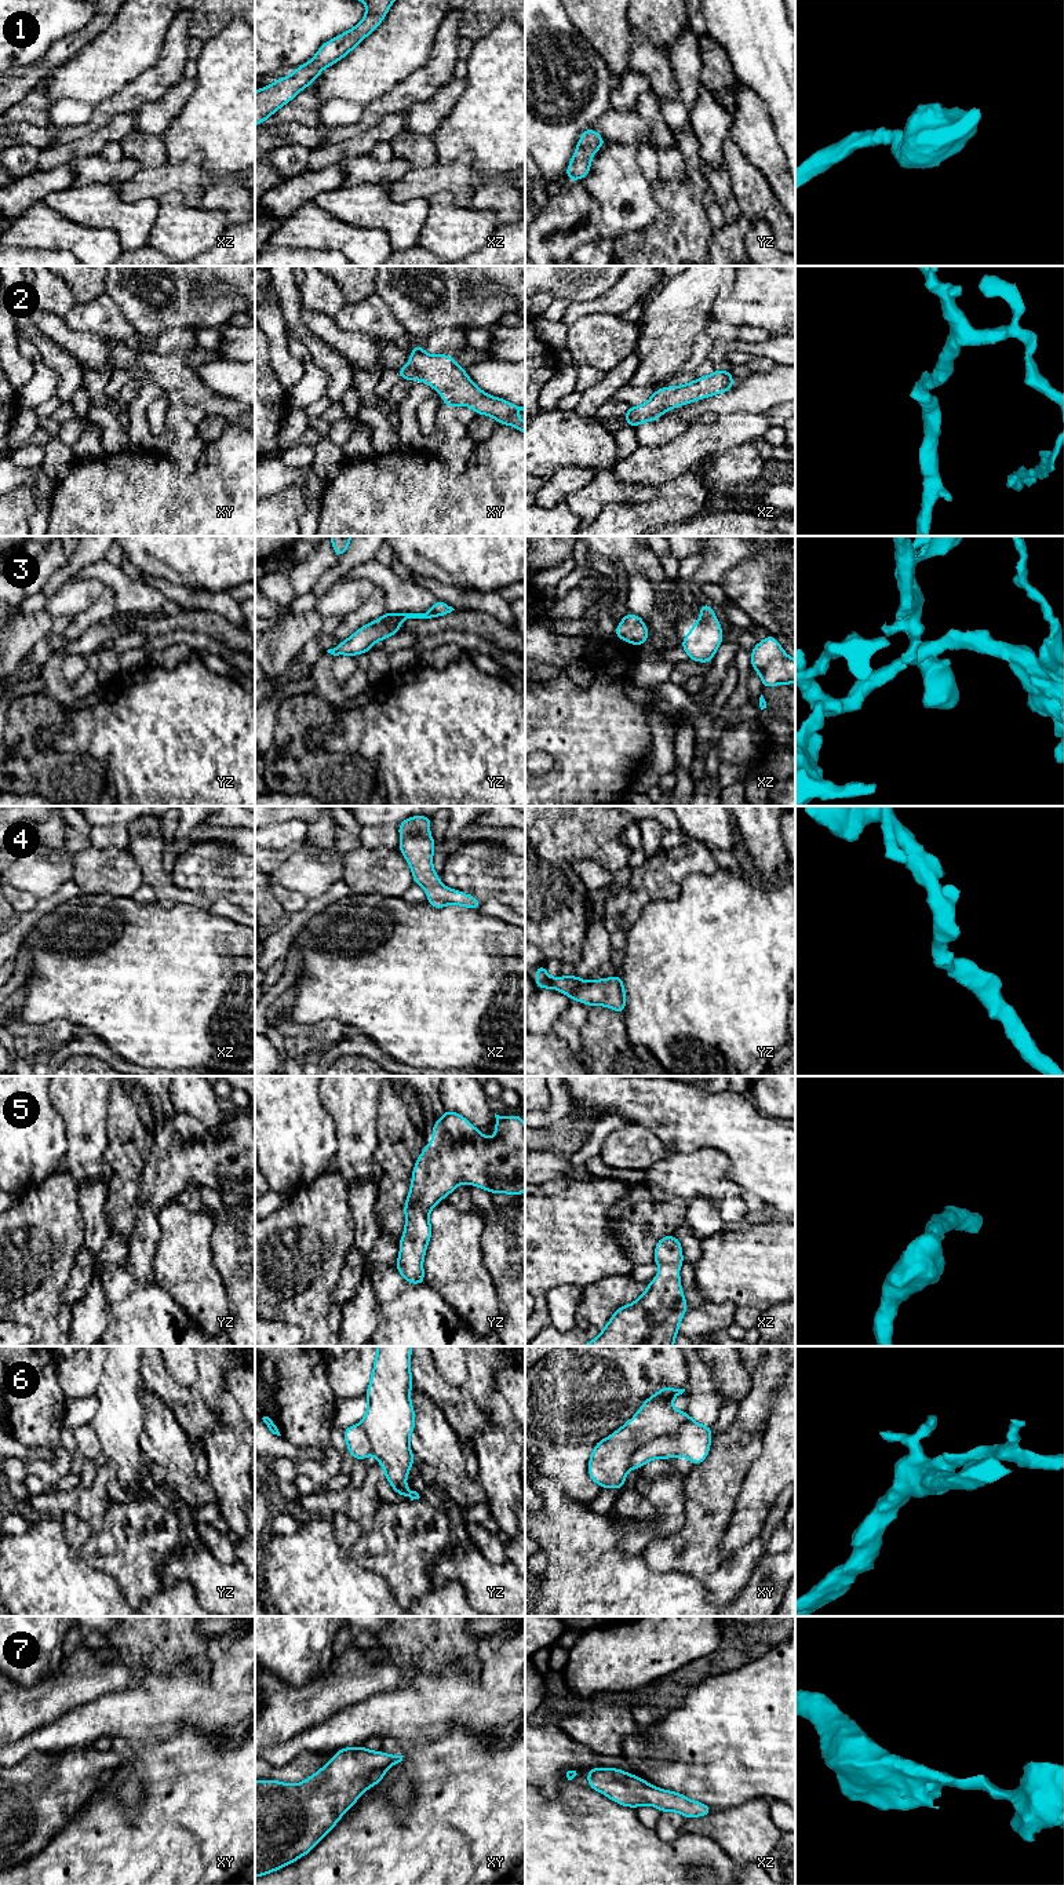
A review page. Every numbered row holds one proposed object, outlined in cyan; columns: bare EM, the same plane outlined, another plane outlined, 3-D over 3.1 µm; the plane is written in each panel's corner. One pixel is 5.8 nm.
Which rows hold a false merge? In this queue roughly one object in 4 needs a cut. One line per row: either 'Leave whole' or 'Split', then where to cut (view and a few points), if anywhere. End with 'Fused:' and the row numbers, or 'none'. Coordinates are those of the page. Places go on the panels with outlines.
1: Leave whole. No split
2: Leave whole. No split
3: Leave whole. No split
4: Leave whole. No split
5: Leave whole. No split
6: Split. Split along xy (689, 1418), (676, 1433), (645, 1443), (633, 1455), (629, 1466)
7: Leave whole. No split
Fused: 6

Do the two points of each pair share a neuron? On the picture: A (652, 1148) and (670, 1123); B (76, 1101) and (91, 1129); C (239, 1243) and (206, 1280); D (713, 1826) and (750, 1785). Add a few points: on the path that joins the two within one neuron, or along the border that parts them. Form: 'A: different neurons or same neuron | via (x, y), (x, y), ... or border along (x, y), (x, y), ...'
A: different neurons | border along (630, 1122), (648, 1127), (669, 1154)
B: same neuron | via (83, 1108), (86, 1122)
C: different neurons | border along (210, 1238), (214, 1265), (225, 1286), (228, 1298)
D: different neurons | border along (760, 1797), (713, 1809)

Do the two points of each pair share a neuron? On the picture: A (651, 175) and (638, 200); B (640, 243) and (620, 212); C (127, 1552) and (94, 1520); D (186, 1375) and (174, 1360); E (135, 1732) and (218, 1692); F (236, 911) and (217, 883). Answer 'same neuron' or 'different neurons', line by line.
A: different neurons
B: different neurons
C: different neurons
D: same neuron
E: same neuron
F: different neurons

